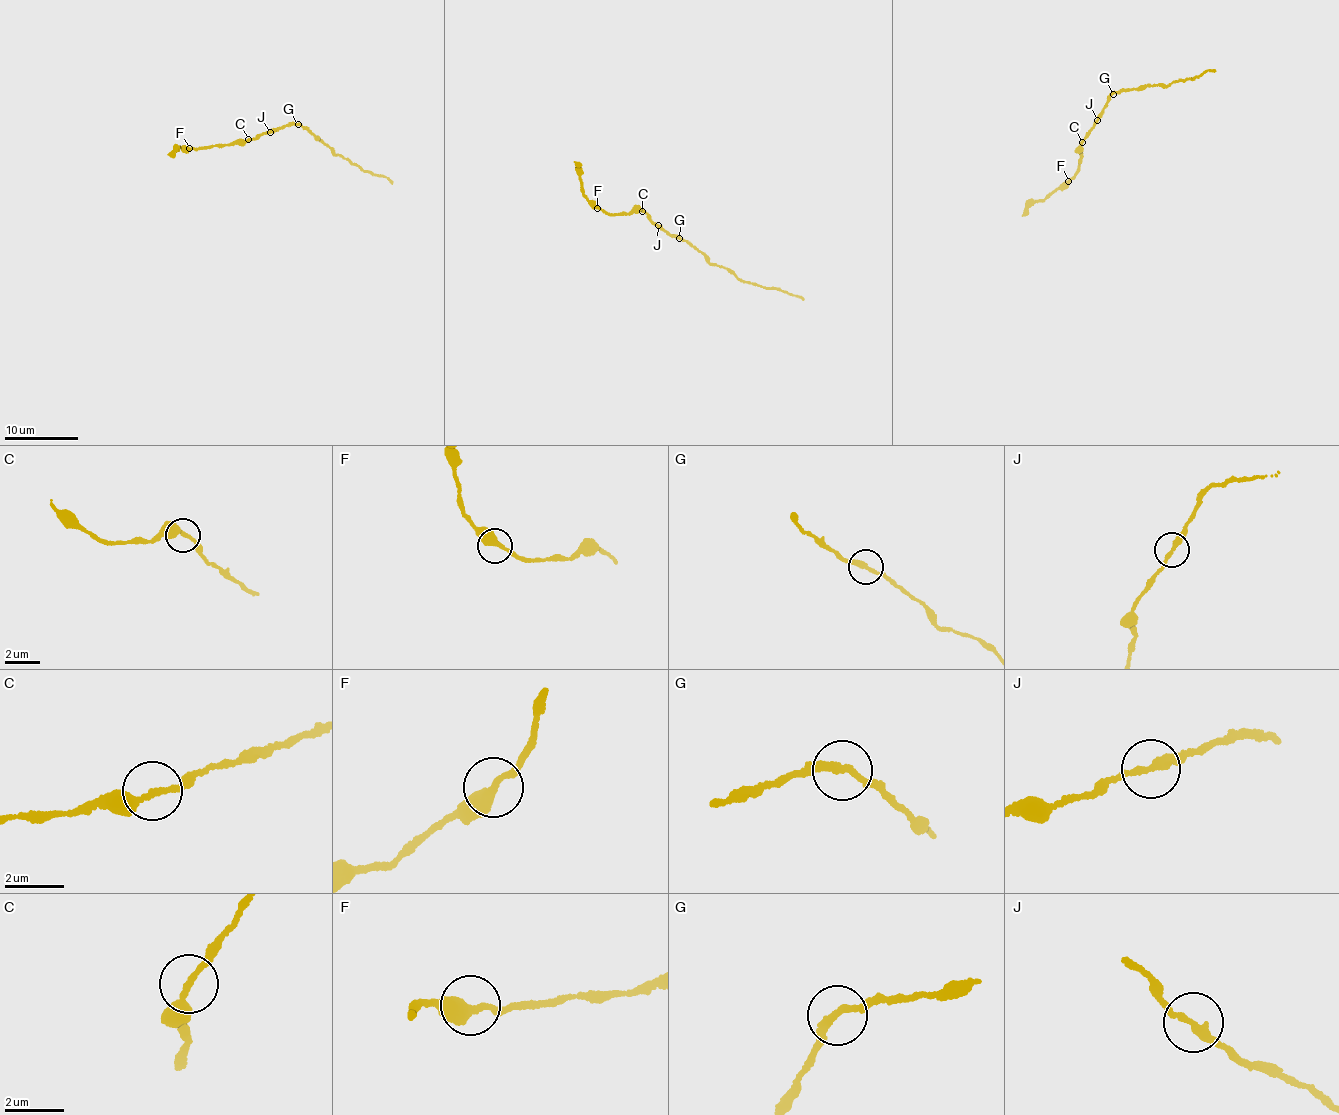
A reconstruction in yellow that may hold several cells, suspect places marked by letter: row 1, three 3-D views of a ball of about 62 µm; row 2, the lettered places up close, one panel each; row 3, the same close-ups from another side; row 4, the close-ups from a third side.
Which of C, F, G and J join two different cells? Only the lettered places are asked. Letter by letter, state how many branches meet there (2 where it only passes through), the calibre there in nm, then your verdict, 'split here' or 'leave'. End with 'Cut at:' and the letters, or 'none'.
C: branches 2; calibre 190 nm; leave
F: branches 2; calibre 380 nm; leave
G: branches 2; calibre 240 nm; split here
J: branches 2; calibre 240 nm; leave
Cut at: G

